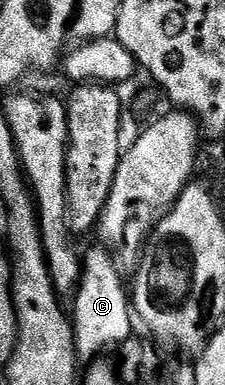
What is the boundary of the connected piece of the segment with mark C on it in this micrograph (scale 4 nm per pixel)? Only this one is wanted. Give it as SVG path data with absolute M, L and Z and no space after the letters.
M98 247L89 249L82 257L83 275L79 278L75 294L75 316L73 312L75 354L80 361L86 362L94 361L100 355L98 352L115 348L118 344L126 345L132 339L133 305L129 299L128 285L123 285L124 273L106 247Z

